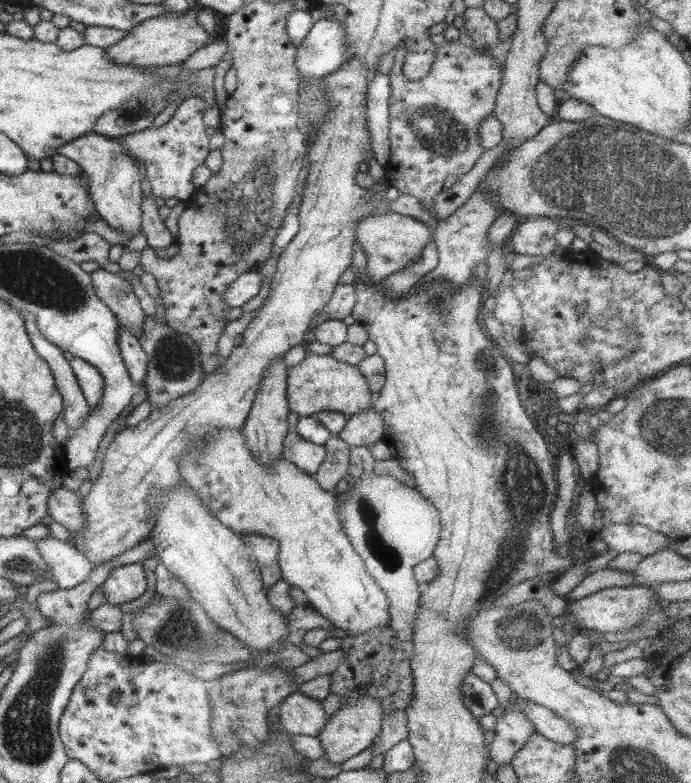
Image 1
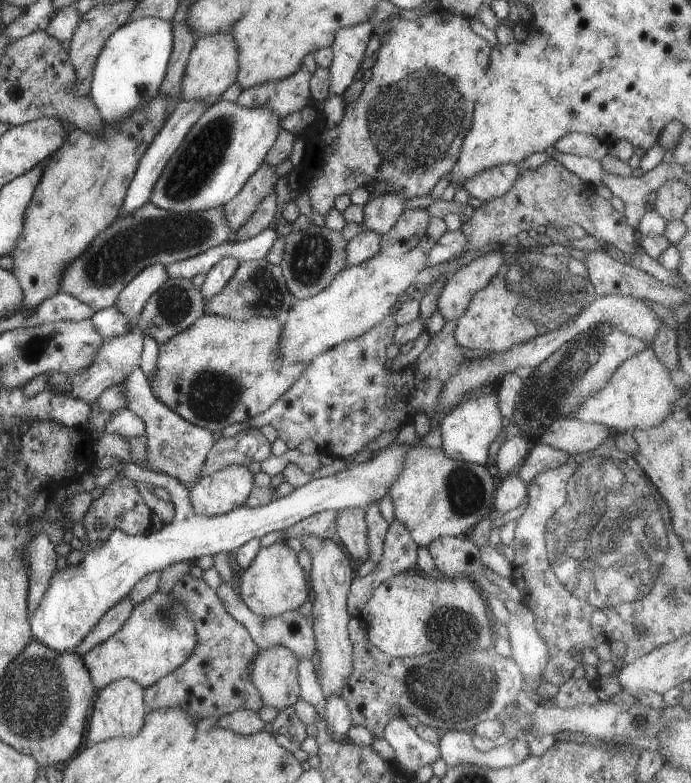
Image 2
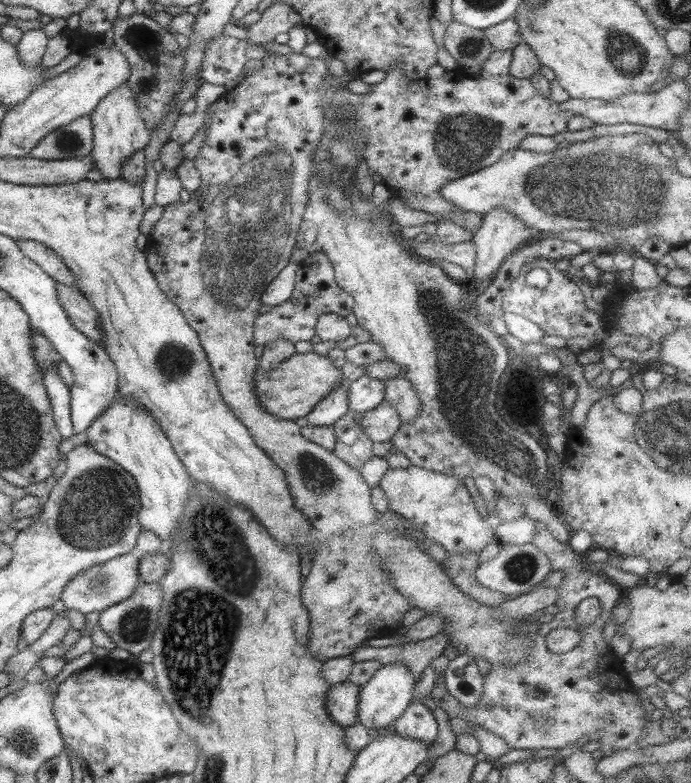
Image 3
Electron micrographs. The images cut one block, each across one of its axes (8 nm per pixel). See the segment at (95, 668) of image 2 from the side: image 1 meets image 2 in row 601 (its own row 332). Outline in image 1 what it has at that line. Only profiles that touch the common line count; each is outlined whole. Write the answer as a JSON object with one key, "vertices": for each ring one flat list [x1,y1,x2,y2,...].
{"vertices":[[144,316,142,334,137,337,147,354,146,376,142,387,147,389,147,400,152,403,152,411,167,406,171,400,189,394,204,381,205,372,200,362,198,344,186,334,180,334,174,328,158,322,156,316]]}

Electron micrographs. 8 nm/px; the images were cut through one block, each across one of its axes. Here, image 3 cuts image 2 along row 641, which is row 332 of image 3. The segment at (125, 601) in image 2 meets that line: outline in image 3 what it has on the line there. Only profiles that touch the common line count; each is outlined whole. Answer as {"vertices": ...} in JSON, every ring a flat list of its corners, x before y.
{"vertices":[[56,282,58,289,58,301,64,307,72,325,81,333,84,333,91,341,101,344,102,329,98,325,98,313,90,306,90,301,82,295,80,290,72,286,66,286,62,282]]}

